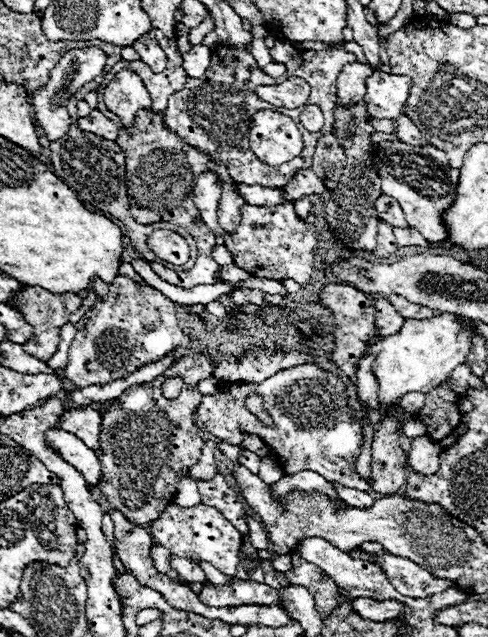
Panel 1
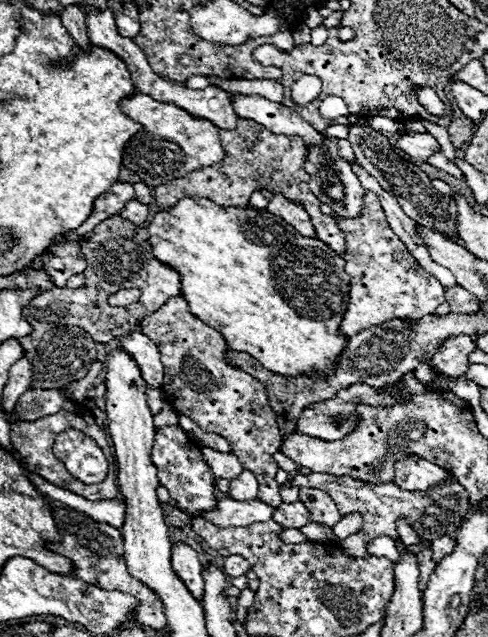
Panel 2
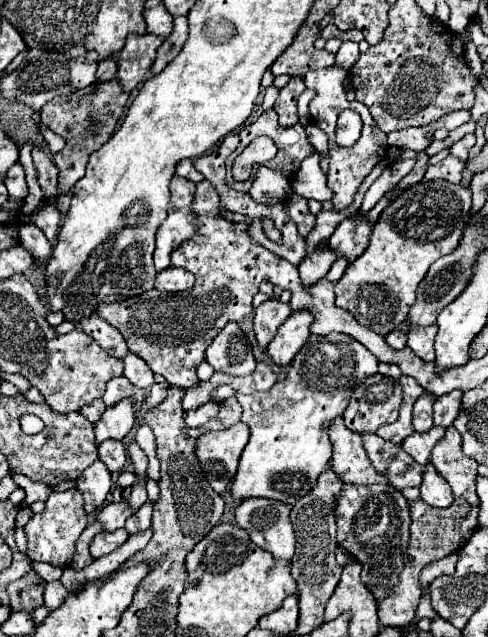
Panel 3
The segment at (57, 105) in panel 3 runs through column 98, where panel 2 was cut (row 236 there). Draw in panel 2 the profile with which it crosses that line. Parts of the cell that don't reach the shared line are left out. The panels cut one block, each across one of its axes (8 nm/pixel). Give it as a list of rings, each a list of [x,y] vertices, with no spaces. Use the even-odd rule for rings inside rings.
[[[110,216],[100,222],[92,232],[80,238],[80,252],[88,260],[88,268],[84,270],[86,284],[84,288],[50,288],[48,292],[40,292],[28,306],[24,306],[24,320],[32,326],[28,336],[18,338],[20,346],[26,352],[36,350],[42,340],[42,334],[52,326],[80,326],[84,328],[96,342],[108,344],[114,338],[126,336],[132,330],[138,330],[140,320],[152,312],[156,312],[168,298],[180,296],[180,276],[176,270],[160,264],[148,246],[148,230],[142,226],[134,226],[120,216]],[[138,288],[140,298],[128,306],[110,306],[108,296],[124,290]]]

